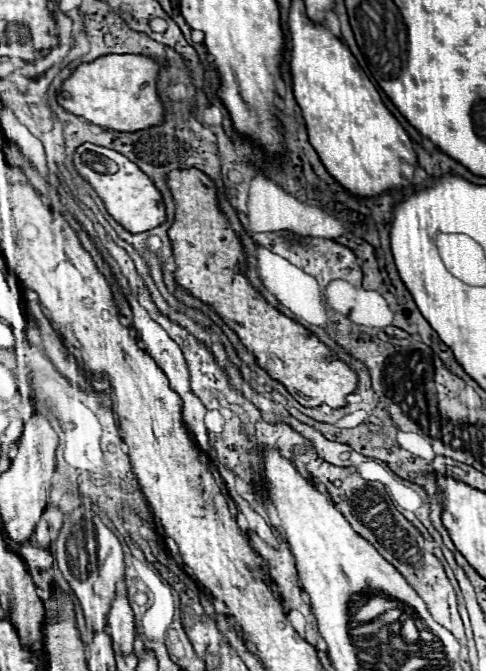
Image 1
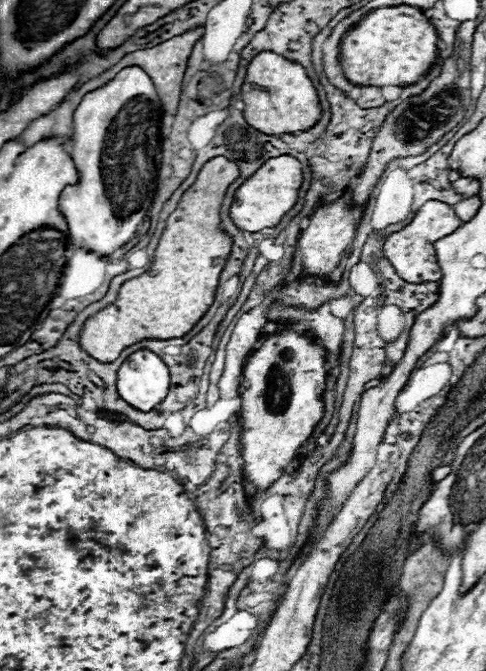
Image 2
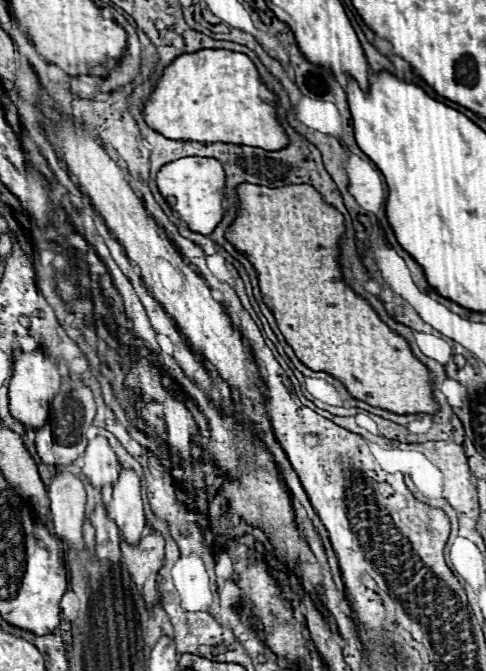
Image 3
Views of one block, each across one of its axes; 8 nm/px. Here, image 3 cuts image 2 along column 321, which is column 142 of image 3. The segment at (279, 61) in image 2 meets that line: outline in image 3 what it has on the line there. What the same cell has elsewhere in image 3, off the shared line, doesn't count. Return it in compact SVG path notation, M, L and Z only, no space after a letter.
M198 50L174 58L162 72L142 108L146 124L170 140L238 142L244 146L280 150L288 138L274 114L276 96L260 82L246 54L230 50Z

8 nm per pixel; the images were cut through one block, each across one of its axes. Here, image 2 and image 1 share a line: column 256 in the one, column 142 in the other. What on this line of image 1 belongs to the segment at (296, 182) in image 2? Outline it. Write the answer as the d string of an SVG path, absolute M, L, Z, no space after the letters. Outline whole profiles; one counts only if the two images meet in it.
M82 144L74 154L74 166L104 200L110 216L114 216L128 232L148 232L166 220L166 206L160 190L154 186L148 174L144 174L132 160L116 150L96 144Z

